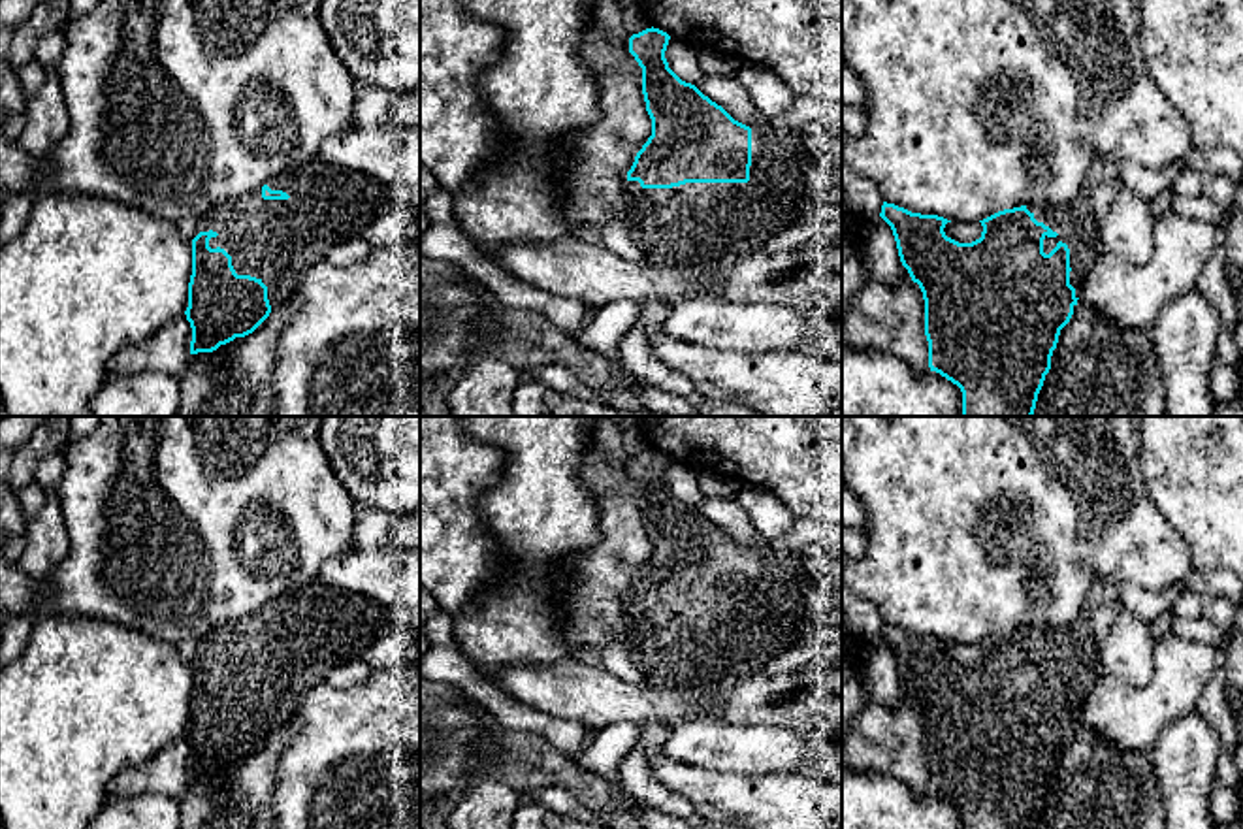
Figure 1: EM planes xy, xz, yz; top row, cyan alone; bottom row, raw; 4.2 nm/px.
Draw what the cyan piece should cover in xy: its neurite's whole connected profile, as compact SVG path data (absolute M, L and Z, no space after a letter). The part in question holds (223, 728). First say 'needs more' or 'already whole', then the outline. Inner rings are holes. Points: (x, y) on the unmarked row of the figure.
needs more | M316 578L198 639L188 729L190 776L252 756L330 671L388 629L394 609Z

